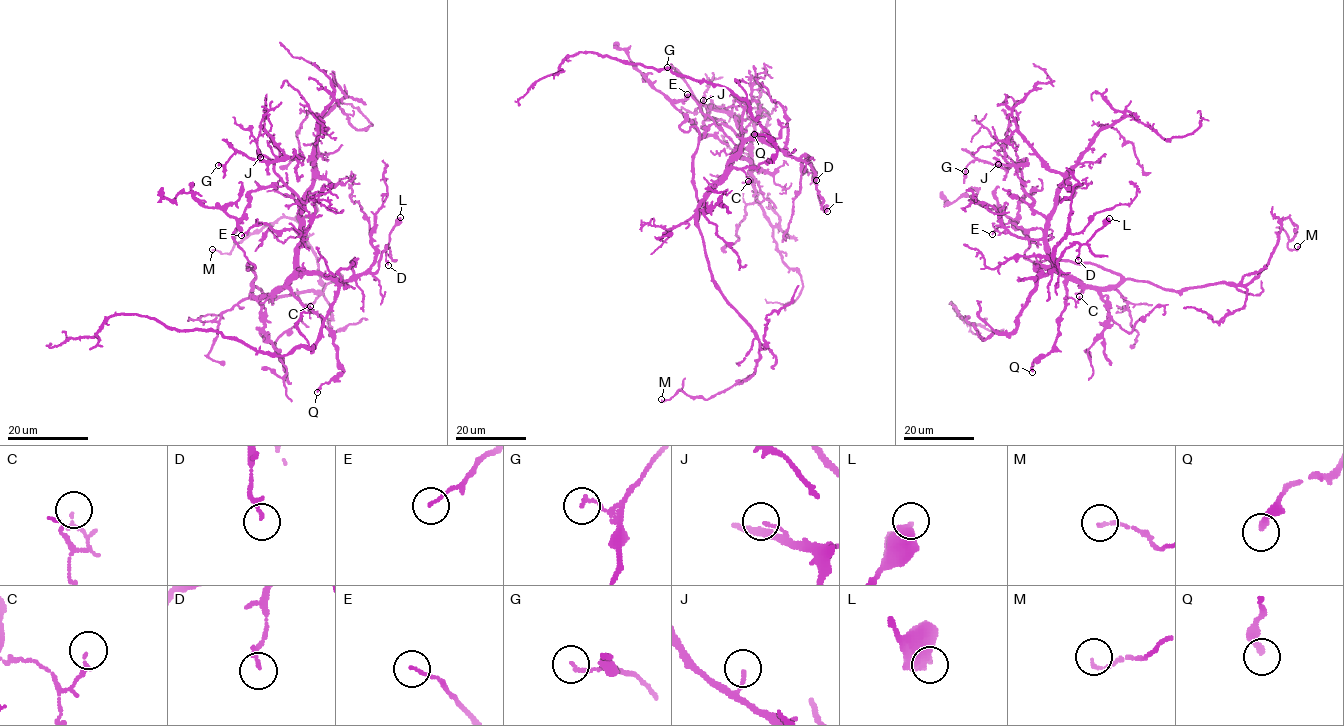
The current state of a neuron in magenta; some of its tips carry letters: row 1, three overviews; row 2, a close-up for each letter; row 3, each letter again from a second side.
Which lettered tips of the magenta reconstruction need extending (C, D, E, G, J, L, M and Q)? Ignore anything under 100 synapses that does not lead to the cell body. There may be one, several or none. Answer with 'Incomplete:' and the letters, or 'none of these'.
Incomplete: none of these

